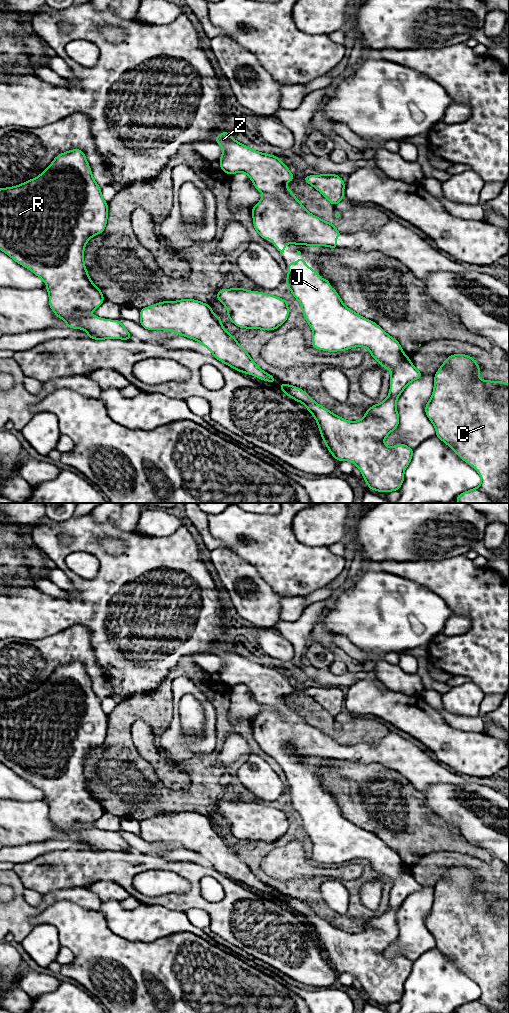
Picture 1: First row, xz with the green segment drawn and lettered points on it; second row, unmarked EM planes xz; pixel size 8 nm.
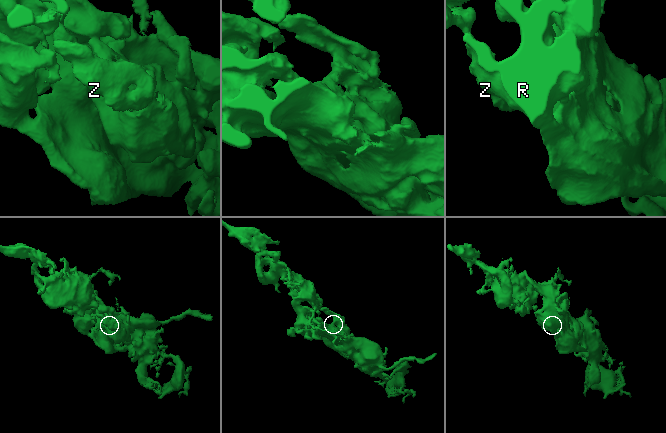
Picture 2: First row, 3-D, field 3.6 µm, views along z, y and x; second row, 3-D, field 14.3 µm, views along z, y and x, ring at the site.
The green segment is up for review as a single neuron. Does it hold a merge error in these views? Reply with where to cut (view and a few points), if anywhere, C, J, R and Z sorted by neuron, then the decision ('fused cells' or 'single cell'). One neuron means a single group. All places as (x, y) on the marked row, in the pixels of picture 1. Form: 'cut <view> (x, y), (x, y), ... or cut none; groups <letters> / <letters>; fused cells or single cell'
cut none; groups C J R Z; single cell

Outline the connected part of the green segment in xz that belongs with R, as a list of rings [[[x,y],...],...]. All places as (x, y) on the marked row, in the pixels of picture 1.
[[[73,149],[56,156],[49,167],[36,178],[0,189],[0,250],[45,282],[49,306],[58,318],[66,321],[66,327],[84,329],[88,338],[95,340],[130,340],[132,336],[120,320],[77,315],[80,312],[92,312],[105,300],[100,288],[93,284],[88,275],[84,264],[84,248],[90,238],[105,230],[107,218],[108,204],[92,176],[85,154],[80,149]]]

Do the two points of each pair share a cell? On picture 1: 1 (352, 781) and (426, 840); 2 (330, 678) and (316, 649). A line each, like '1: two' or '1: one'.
1: one
2: two

